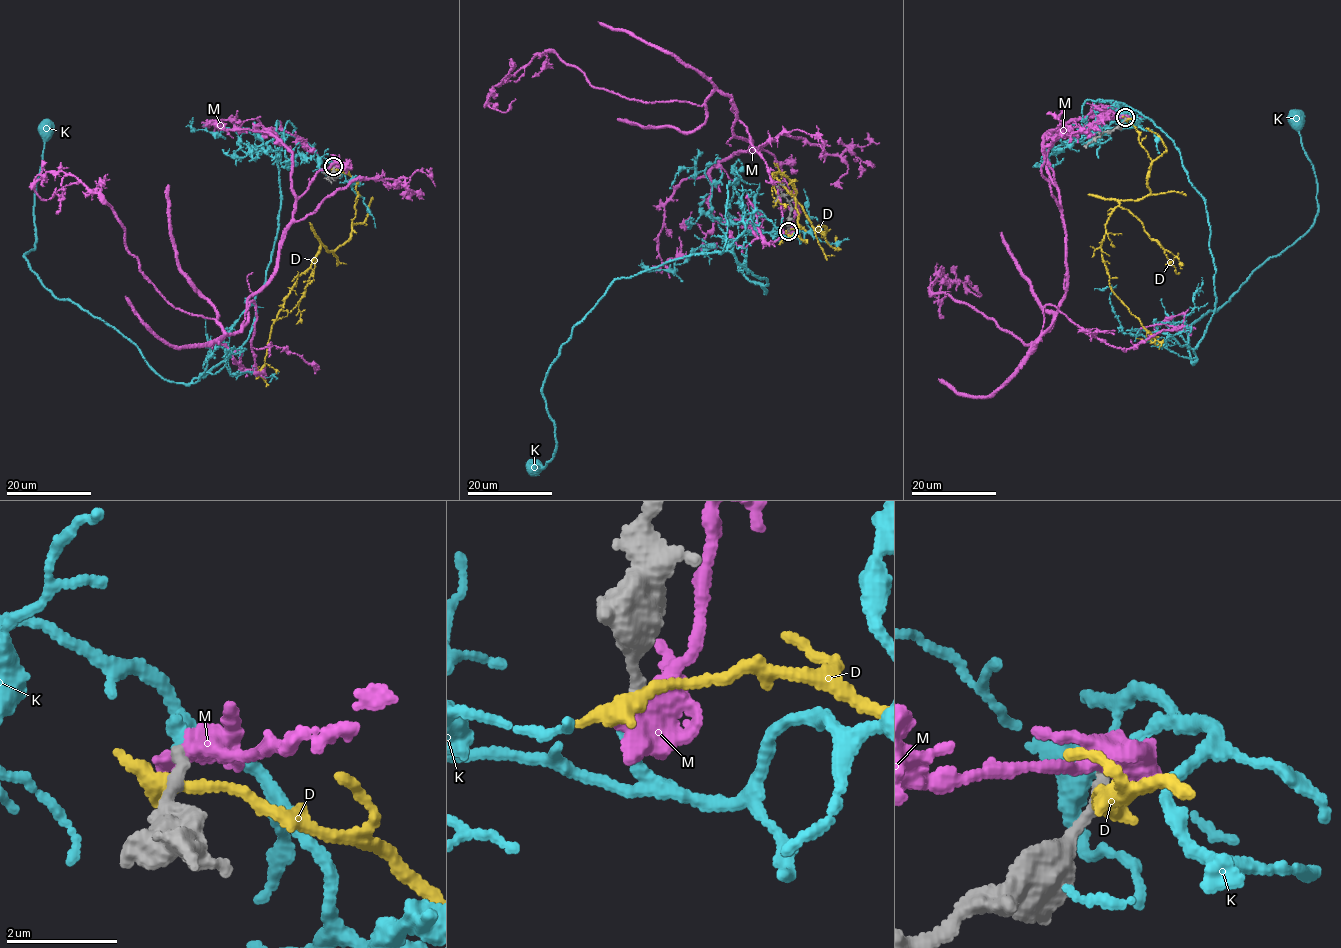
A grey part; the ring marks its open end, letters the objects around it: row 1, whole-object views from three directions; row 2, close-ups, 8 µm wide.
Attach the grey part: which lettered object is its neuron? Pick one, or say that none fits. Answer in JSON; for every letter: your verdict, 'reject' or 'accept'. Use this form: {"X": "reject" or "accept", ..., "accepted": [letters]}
{"D": "reject", "K": "accept", "M": "reject", "accepted": ["K"]}

